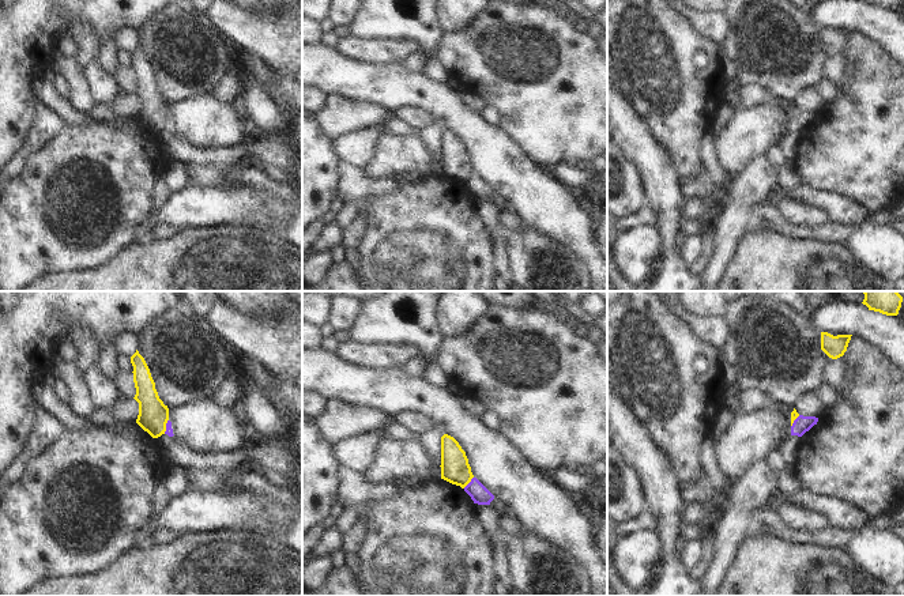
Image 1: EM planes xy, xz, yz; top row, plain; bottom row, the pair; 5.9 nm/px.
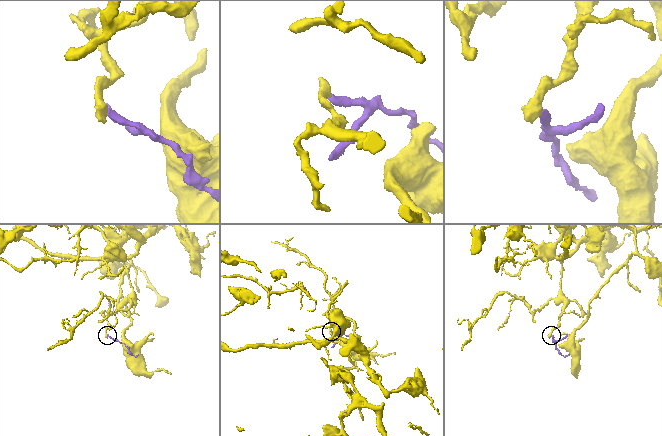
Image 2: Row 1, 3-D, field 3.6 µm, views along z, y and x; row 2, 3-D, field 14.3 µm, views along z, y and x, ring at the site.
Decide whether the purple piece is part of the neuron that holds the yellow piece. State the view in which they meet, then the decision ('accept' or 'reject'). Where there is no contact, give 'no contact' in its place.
contact in xz; reject

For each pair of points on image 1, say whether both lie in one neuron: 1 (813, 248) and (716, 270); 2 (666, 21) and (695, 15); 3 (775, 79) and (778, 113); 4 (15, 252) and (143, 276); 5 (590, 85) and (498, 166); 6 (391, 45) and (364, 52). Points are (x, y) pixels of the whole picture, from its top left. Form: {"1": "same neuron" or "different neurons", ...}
{"1": "different neurons", "2": "different neurons", "3": "different neurons", "4": "different neurons", "5": "different neurons", "6": "same neuron"}

